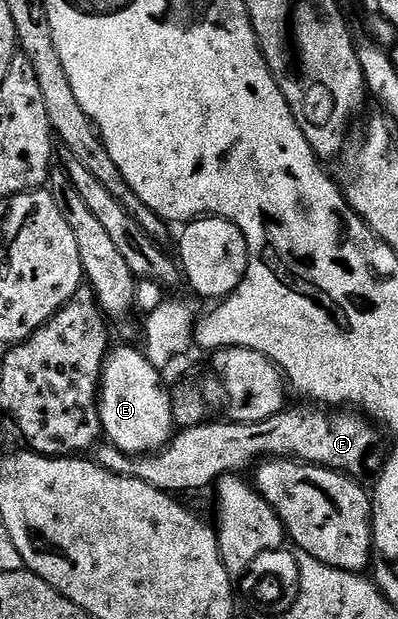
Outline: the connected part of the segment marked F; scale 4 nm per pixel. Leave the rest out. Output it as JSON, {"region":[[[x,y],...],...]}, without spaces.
{"region":[[[289,408],[255,424],[206,420],[197,426],[181,428],[170,438],[169,445],[144,456],[130,456],[118,446],[101,444],[96,447],[95,461],[113,474],[138,478],[166,492],[212,487],[225,474],[237,474],[244,466],[252,467],[258,460],[271,458],[310,462],[312,466],[326,466],[361,480],[364,474],[372,475],[379,466],[376,429],[360,412],[326,412],[313,408],[308,414],[305,410]]]}

